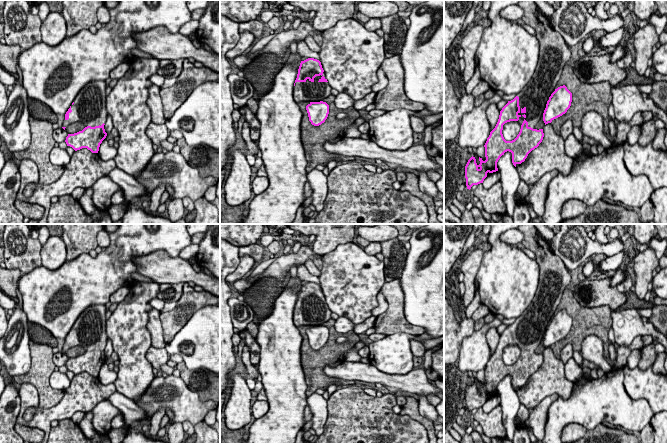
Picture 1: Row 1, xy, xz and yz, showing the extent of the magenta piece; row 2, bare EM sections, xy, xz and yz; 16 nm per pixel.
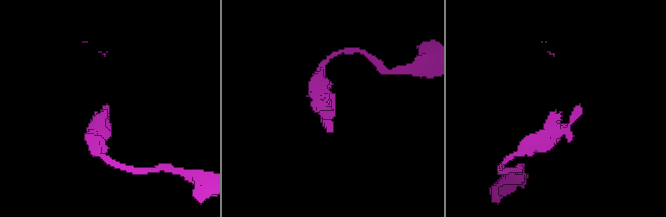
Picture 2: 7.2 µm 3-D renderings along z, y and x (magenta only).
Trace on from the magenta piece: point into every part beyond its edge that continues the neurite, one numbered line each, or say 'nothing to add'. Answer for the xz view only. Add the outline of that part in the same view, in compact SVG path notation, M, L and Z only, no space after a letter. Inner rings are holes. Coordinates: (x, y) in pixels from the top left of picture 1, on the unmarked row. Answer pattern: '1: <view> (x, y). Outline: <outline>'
1: xz (308, 315). Outline: M323 296L322 300L326 303L325 296ZM316 300L313 306L309 303L305 306L296 306L293 312L293 322L295 326L320 326L329 321L332 311L328 306L319 305L322 300Z

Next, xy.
1: xy (89, 332). Outline: M103 304L90 305L77 318L69 343L63 345L63 351L74 346L81 346L85 351L101 350L106 347L106 306Z

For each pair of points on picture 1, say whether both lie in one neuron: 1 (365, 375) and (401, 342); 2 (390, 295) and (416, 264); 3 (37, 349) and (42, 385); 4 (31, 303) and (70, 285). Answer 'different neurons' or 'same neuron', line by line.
1: different neurons
2: different neurons
3: same neuron
4: same neuron

